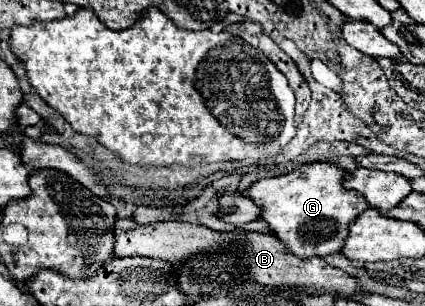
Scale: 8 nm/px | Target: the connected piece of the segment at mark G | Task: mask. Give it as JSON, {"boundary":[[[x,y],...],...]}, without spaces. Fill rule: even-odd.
{"boundary":[[[316,161],[316,163],[300,165],[288,175],[258,179],[242,195],[252,199],[258,205],[260,217],[268,223],[268,229],[286,245],[286,249],[292,255],[304,257],[304,259],[306,257],[326,257],[326,255],[340,251],[340,247],[344,245],[344,239],[348,235],[350,221],[354,221],[362,211],[368,209],[368,203],[364,201],[364,197],[360,193],[352,193],[352,191],[344,189],[342,175],[344,175],[344,171],[340,167],[336,167],[332,163]]]}

